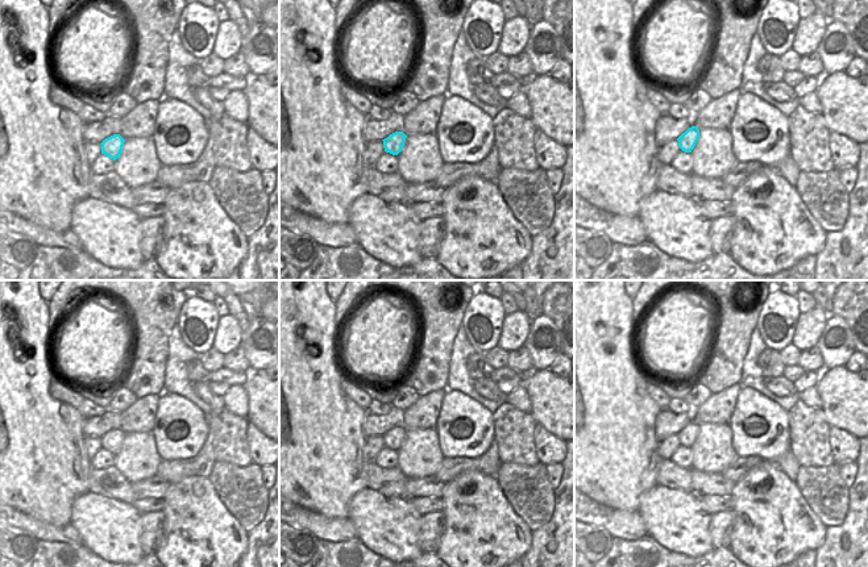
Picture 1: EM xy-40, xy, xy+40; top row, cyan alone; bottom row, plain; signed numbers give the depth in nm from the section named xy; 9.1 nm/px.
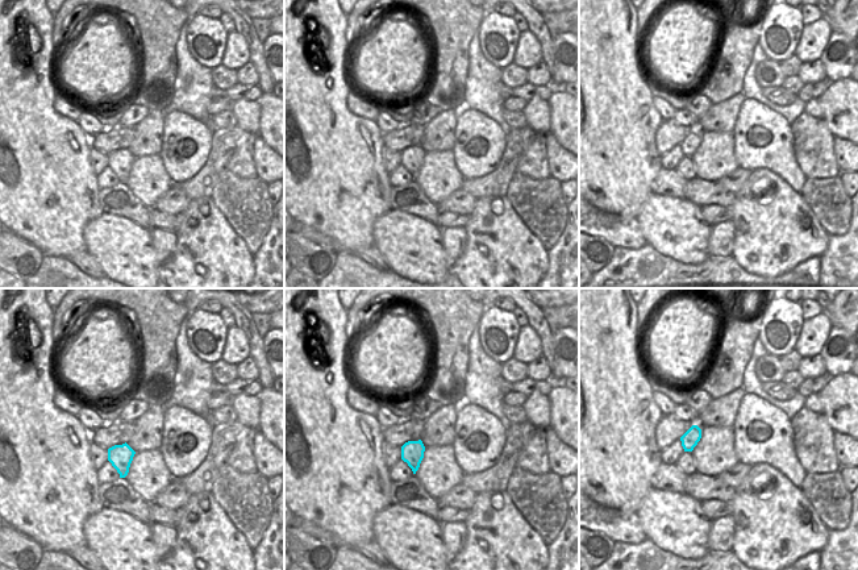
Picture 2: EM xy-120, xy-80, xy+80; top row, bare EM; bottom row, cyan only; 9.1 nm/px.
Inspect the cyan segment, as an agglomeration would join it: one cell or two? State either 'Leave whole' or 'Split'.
Leave whole.

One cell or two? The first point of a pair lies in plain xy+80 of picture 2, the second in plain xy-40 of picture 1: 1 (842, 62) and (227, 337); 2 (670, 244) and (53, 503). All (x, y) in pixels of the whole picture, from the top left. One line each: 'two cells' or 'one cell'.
1: two cells
2: two cells

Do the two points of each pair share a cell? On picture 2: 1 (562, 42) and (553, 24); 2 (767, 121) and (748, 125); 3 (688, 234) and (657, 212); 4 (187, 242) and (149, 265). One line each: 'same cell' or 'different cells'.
1: different cells
2: same cell
3: same cell
4: different cells

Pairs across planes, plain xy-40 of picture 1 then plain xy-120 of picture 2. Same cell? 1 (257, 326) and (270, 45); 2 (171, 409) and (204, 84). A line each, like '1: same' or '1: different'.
1: same
2: different

